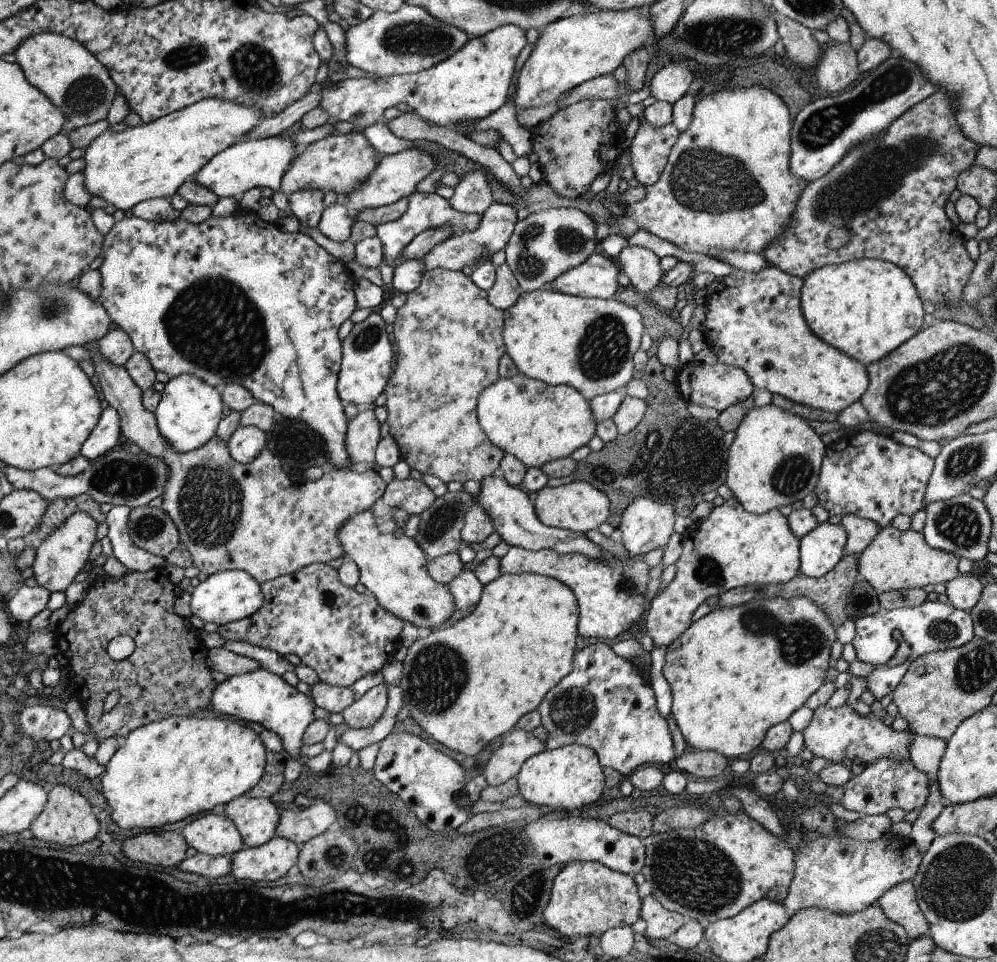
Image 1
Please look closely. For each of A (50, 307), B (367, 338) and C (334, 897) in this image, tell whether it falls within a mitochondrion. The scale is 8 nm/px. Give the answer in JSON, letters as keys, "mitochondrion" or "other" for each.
{"A":"mitochondrion","B":"mitochondrion","C":"mitochondrion"}

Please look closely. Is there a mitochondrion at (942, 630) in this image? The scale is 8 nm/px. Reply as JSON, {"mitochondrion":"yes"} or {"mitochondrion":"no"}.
{"mitochondrion":"yes"}

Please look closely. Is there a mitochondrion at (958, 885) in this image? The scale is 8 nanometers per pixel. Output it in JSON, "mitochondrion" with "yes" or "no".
{"mitochondrion":"yes"}

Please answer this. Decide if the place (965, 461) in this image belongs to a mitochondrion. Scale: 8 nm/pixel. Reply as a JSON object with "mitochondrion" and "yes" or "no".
{"mitochondrion":"yes"}

